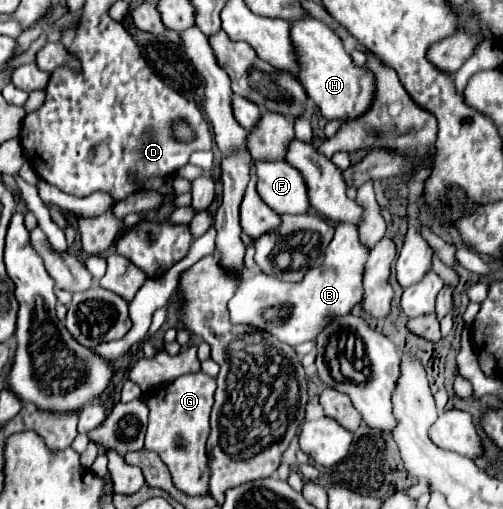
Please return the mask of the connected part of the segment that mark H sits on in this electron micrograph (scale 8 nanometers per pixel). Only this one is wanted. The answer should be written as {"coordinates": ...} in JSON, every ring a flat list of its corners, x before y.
{"coordinates":[[302,19,292,23,292,41,298,49,298,61,302,67,300,83,326,121,352,121,372,107,376,77,370,69,354,65,340,35,332,27,318,19]]}

